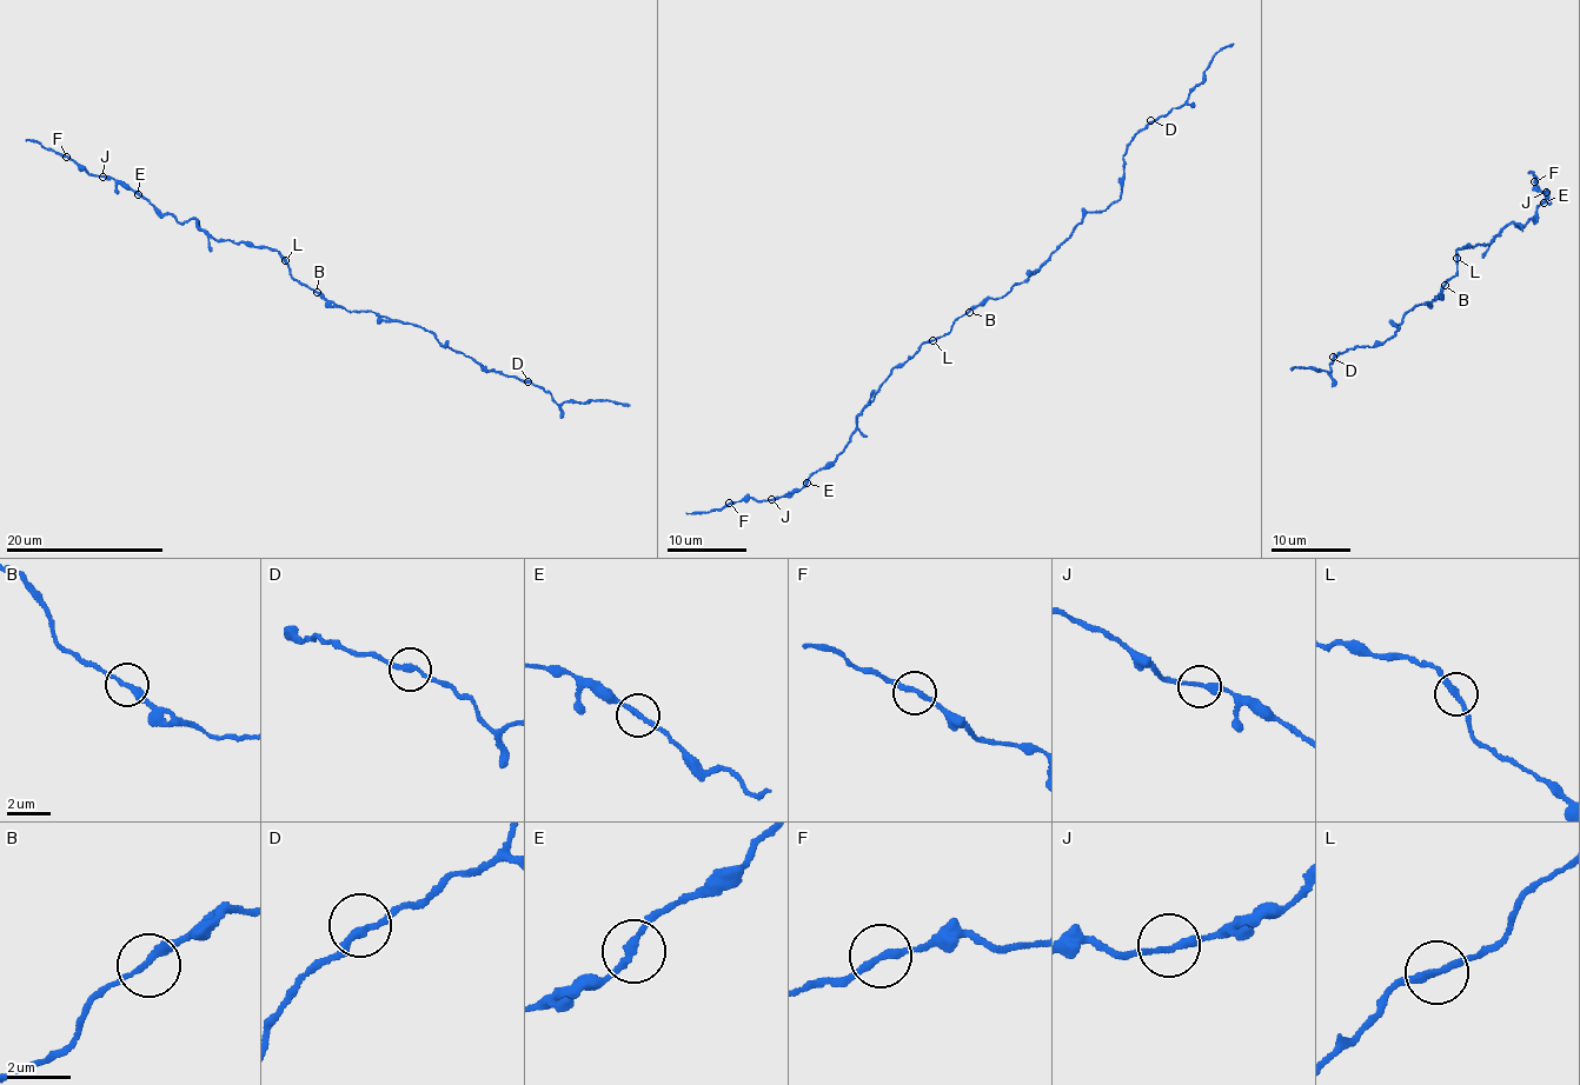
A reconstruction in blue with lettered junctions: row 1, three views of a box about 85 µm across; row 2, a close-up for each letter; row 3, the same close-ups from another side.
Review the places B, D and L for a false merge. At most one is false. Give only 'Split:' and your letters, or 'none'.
Split: L

